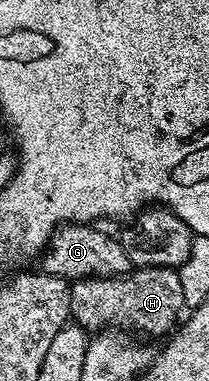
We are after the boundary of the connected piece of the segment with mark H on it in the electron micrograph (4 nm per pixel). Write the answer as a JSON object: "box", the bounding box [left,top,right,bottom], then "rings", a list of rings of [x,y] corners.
{"box":[69,267,187,338],"rings":[[[134,267],[125,276],[74,280],[69,285],[69,293],[72,323],[86,330],[109,330],[116,326],[121,330],[142,332],[145,336],[165,338],[178,327],[187,308],[183,282],[179,282],[176,268]]]}

